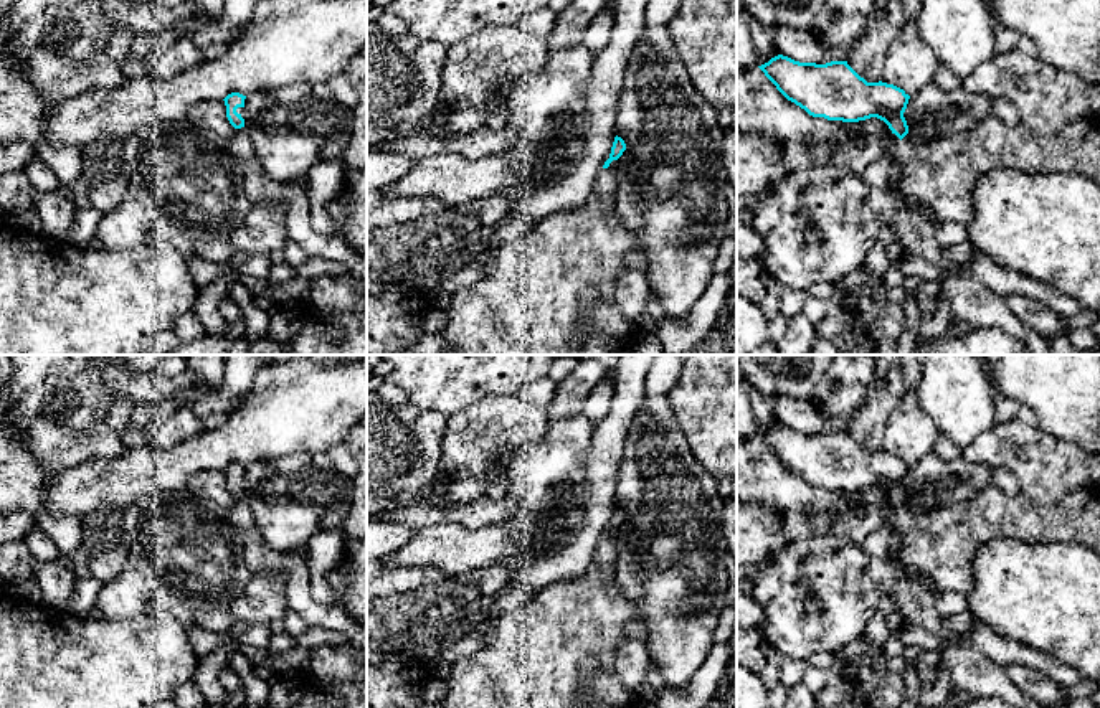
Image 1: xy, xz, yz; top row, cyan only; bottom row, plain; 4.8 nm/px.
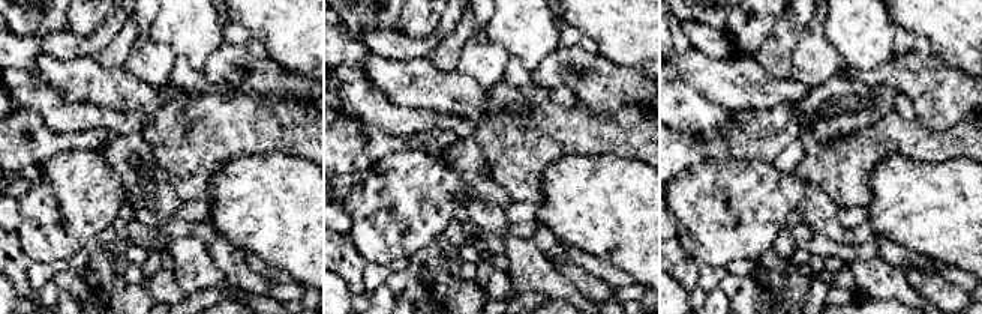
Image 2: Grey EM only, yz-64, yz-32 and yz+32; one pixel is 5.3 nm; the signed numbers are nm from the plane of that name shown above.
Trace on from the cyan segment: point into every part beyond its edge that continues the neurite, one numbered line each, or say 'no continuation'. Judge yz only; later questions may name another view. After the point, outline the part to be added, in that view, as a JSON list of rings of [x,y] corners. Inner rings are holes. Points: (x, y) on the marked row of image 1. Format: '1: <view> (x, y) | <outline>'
1: yz (940, 174) | [[[989,114],[970,130],[946,137],[923,139],[907,134],[894,149],[894,155],[900,158],[903,175],[889,185],[889,190],[912,198],[923,211],[930,211],[935,224],[968,224],[974,218],[976,183],[998,168],[1022,173],[1077,172],[1100,185],[1100,119],[1082,117],[1055,135],[1039,135],[1021,119],[1008,125]]]

